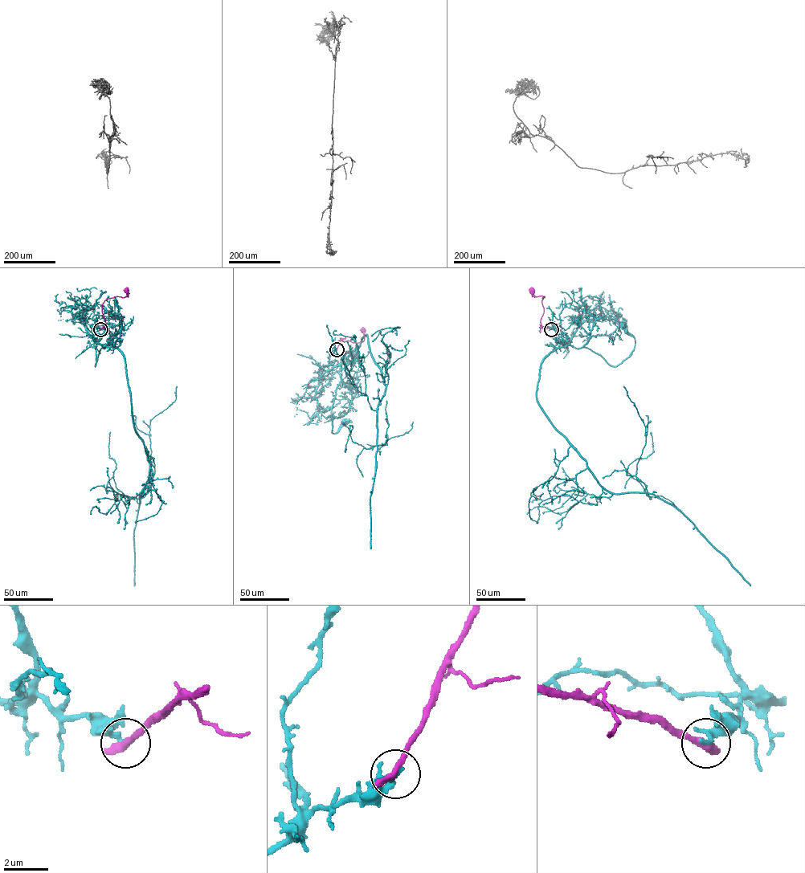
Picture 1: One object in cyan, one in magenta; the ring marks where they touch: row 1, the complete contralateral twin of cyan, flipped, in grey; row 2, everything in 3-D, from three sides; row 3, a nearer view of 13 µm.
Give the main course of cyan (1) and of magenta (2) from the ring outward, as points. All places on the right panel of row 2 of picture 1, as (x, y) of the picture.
1: (551, 329), (571, 339), (540, 370), (537, 401), (551, 424), (606, 489), (652, 493), (671, 503), (750, 585)
2: (551, 329), (542, 326), (540, 322), (544, 296), (535, 296), (531, 291)

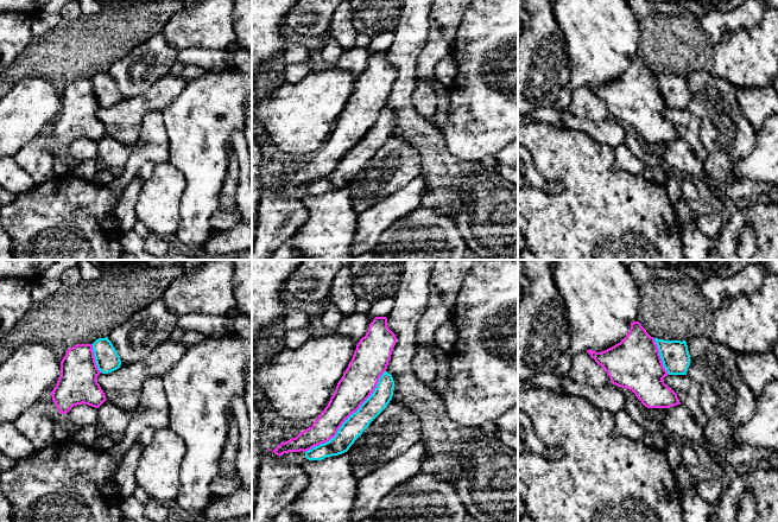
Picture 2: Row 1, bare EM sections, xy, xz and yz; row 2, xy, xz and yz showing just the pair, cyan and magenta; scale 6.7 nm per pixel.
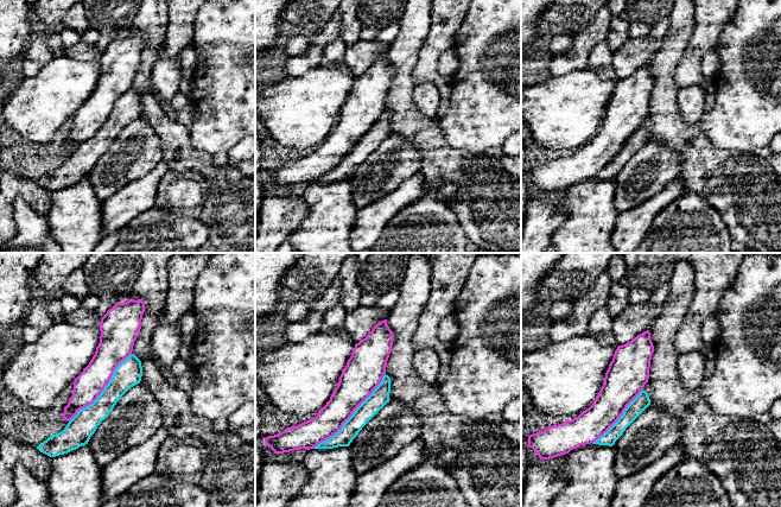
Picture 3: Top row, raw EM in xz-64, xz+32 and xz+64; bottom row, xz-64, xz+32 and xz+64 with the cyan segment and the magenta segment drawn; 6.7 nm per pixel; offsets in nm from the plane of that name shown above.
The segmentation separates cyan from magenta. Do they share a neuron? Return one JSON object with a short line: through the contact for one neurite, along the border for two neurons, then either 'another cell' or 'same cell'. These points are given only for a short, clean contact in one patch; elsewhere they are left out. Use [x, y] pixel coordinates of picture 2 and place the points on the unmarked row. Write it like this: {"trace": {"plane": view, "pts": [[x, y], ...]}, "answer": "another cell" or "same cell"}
{"answer": "another cell"}

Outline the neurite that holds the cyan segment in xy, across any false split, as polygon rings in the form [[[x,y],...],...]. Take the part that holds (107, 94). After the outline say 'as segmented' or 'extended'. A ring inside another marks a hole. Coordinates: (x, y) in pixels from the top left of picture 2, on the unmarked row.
[[[108,71],[99,72],[91,79],[97,103],[102,108],[108,108],[120,102],[120,90]]]; as segmented

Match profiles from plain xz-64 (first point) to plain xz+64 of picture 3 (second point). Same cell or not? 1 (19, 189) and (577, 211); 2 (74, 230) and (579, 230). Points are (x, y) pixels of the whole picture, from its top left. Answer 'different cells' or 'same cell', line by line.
1: different cells
2: same cell

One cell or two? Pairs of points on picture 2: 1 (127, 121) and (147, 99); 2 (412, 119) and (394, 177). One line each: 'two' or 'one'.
1: one
2: two

